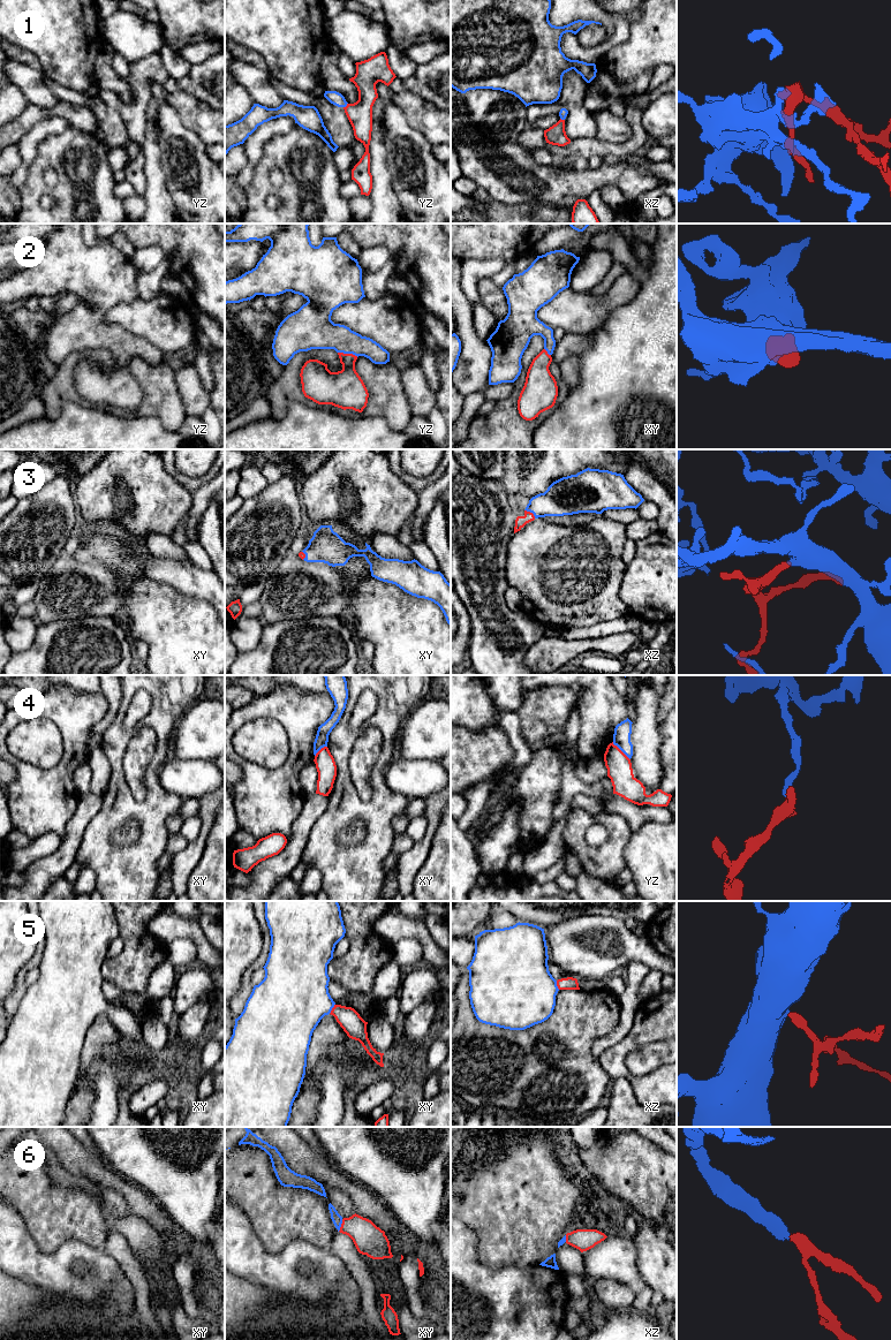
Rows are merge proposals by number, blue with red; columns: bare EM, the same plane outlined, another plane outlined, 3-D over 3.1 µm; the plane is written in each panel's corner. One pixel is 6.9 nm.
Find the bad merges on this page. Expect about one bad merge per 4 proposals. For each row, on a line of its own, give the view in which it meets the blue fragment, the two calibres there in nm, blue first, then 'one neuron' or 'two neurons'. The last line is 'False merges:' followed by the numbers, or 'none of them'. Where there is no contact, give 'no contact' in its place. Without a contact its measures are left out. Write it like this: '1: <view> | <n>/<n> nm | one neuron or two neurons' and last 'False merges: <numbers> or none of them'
1: yz | 90/180 nm | one neuron
2: yz | 240/260 nm | one neuron
3: xz | 240/80 nm | one neuron
4: yz | 130/180 nm | two neurons
5: xy | 440/160 nm | one neuron
6: xy | 70/220 nm | one neuron
False merges: 4

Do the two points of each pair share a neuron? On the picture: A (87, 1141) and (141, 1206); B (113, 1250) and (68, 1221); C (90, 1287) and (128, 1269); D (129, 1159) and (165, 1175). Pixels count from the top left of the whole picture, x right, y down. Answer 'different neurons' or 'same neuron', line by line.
A: different neurons
B: different neurons
C: different neurons
D: same neuron

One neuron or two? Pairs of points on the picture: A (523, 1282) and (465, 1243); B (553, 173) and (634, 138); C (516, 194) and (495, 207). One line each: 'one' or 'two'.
A: one
B: two
C: two

